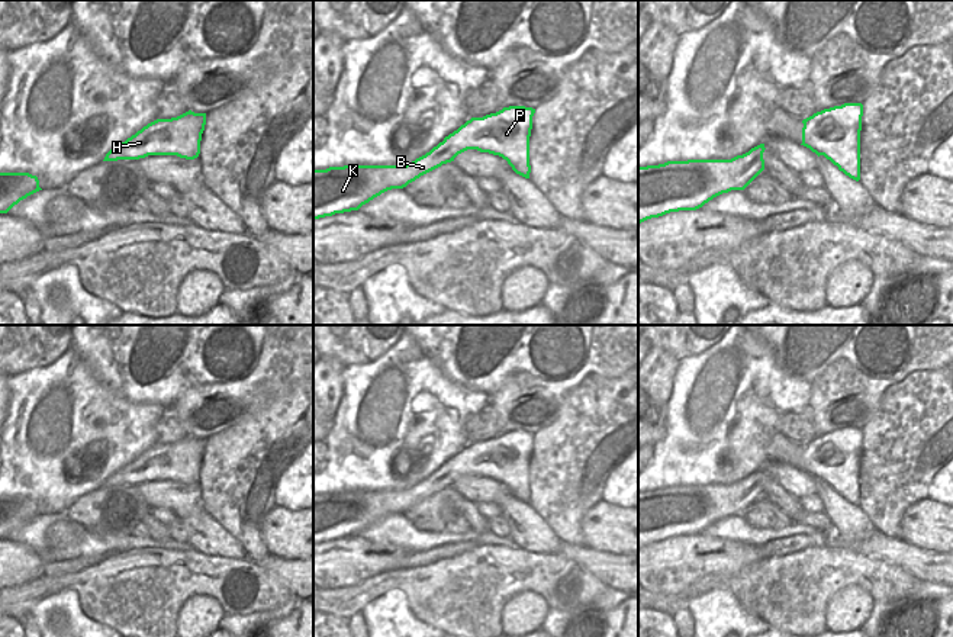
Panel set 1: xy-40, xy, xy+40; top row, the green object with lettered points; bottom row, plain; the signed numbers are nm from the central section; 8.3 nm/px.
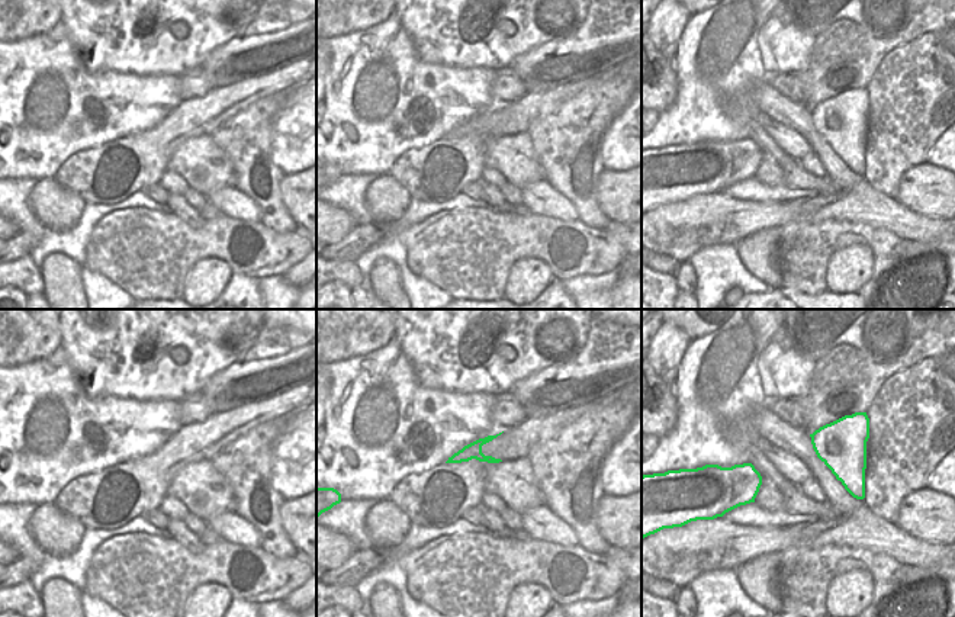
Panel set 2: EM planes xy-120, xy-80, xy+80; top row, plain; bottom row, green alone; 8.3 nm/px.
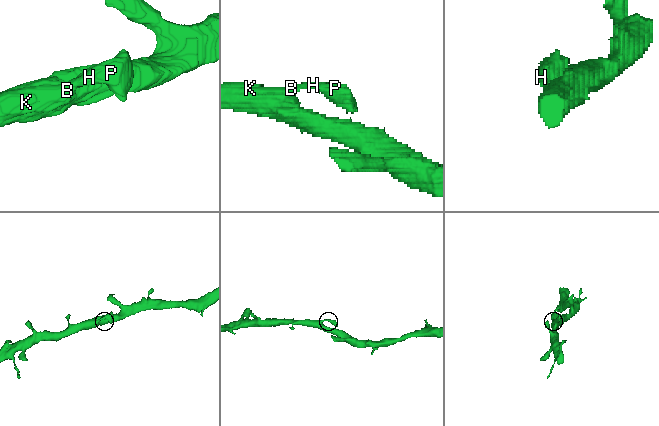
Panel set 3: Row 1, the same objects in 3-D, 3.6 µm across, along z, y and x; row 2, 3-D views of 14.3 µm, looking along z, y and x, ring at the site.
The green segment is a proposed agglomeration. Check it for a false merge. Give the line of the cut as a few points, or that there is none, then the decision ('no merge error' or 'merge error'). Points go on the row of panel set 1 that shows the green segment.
no cut; no merge error

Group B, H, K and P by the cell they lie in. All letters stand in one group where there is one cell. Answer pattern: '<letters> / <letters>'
B H K P

